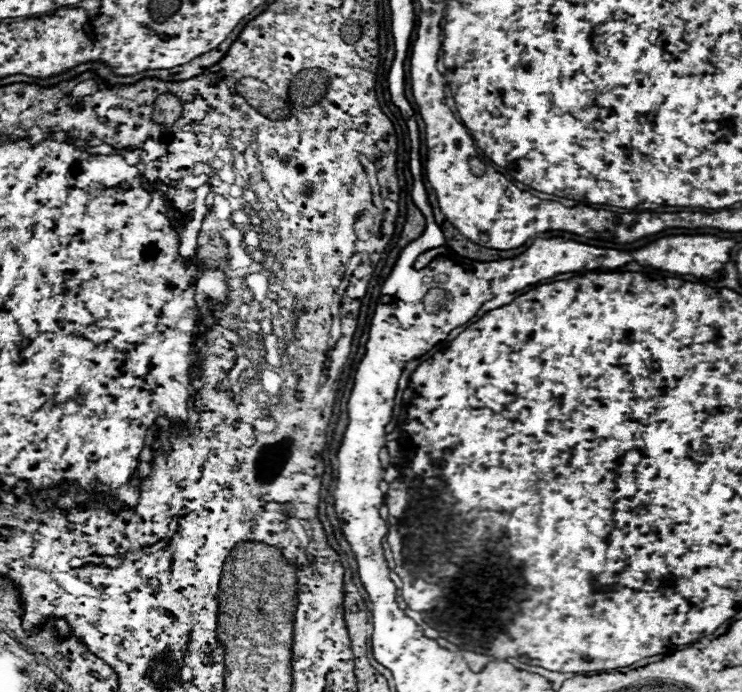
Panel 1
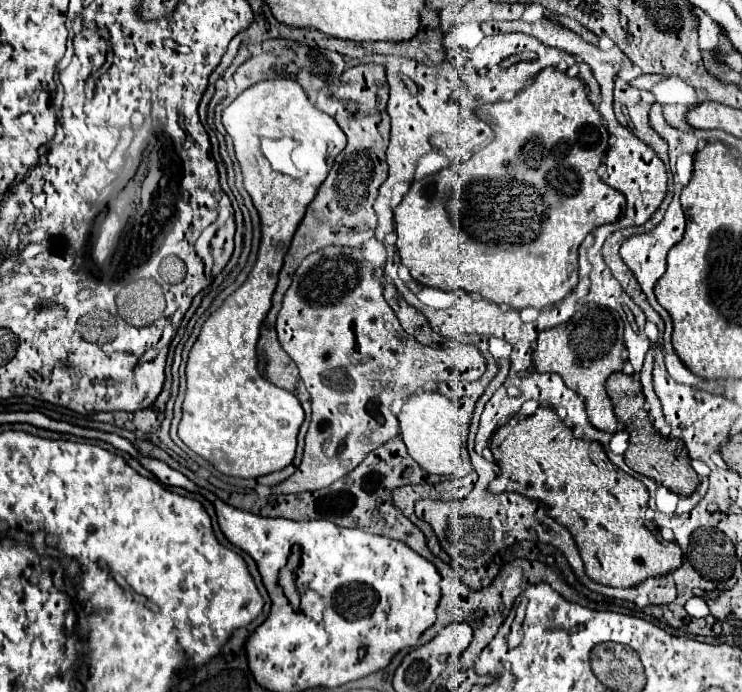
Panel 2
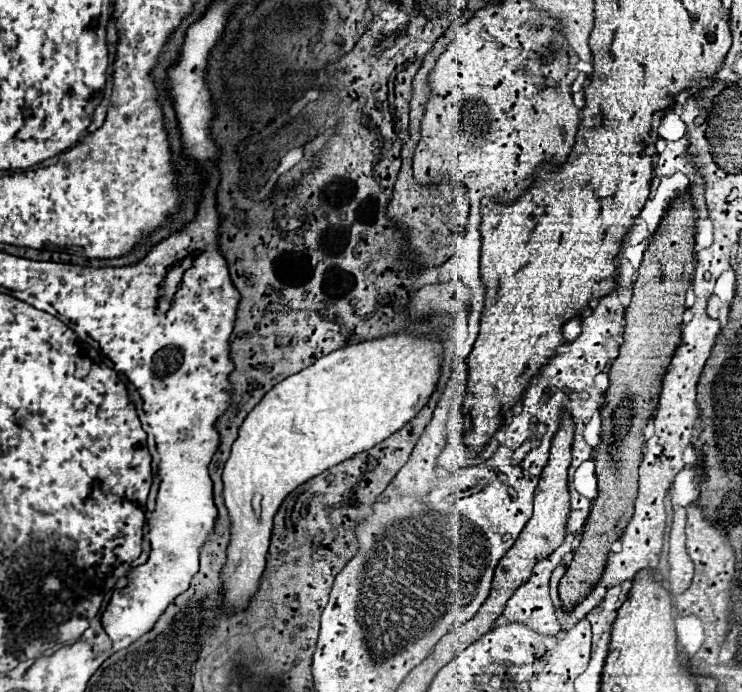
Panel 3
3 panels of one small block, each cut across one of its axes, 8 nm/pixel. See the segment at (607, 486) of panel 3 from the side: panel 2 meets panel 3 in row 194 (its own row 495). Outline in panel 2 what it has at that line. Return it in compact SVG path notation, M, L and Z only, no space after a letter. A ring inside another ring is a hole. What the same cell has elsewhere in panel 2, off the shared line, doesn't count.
M616 372L610 376L608 380L608 396L614 404L614 414L618 418L618 422L624 426L624 430L630 434L630 446L624 452L624 460L626 464L646 476L656 480L658 484L666 486L668 490L680 494L680 496L690 496L696 486L698 486L698 474L694 472L694 468L690 466L690 458L686 452L686 446L682 444L682 440L676 438L664 438L656 432L656 428L652 426L648 412L644 410L644 394L642 394L642 386L638 382L636 376L628 376L624 372Z

